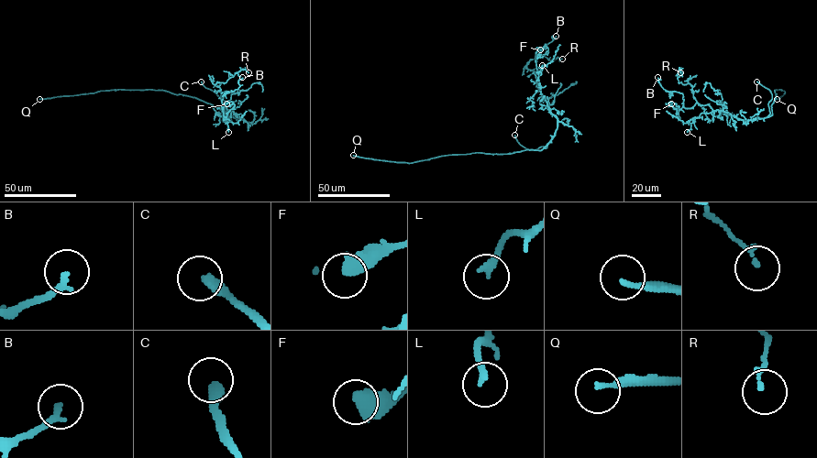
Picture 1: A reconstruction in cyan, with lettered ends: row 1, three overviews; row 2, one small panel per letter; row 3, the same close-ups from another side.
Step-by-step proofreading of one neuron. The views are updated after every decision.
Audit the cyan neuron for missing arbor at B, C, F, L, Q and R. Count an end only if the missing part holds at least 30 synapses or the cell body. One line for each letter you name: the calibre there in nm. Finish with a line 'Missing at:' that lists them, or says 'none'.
C: calibre 360 nm
L: calibre 200 nm
Q: calibre 140 nm
Missing at: C, L, Q

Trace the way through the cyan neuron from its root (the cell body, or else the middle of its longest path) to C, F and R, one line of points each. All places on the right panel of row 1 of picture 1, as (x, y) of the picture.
C: (771, 107), (772, 114), (767, 116), (772, 94), (756, 81)
F: (771, 107), (769, 116), (745, 120), (697, 103), (691, 108), (682, 107), (676, 117), (671, 103)
R: (771, 107), (769, 116), (748, 120), (713, 110), (697, 102), (690, 83), (678, 82), (679, 69), (680, 72)

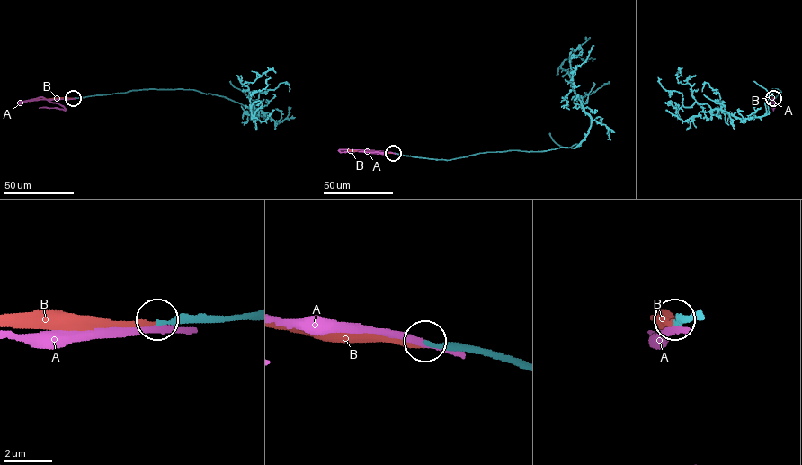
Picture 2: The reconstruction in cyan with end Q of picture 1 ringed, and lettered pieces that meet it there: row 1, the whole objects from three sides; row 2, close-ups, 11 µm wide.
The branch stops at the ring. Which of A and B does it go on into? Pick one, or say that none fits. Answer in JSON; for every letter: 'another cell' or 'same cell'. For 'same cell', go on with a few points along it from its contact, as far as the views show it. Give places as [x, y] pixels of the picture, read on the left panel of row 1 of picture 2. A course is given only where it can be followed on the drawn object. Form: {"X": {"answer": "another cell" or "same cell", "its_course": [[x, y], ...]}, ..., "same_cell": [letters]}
{"A": {"answer": "another cell"}, "B": {"answer": "another cell"}, "same_cell": []}

